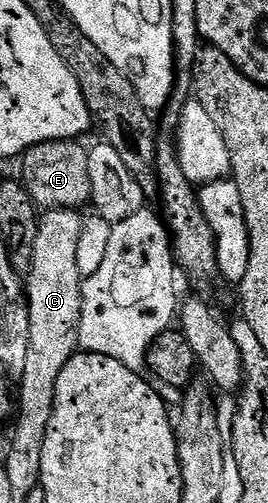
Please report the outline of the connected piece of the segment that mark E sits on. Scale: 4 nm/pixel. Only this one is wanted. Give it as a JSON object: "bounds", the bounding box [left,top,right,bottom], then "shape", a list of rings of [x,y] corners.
{"bounds":[22,141,92,209],"shape":[[[50,141],[37,144],[22,156],[23,177],[27,193],[35,201],[38,208],[74,209],[91,201],[92,189],[89,176],[88,148],[79,141]]]}

